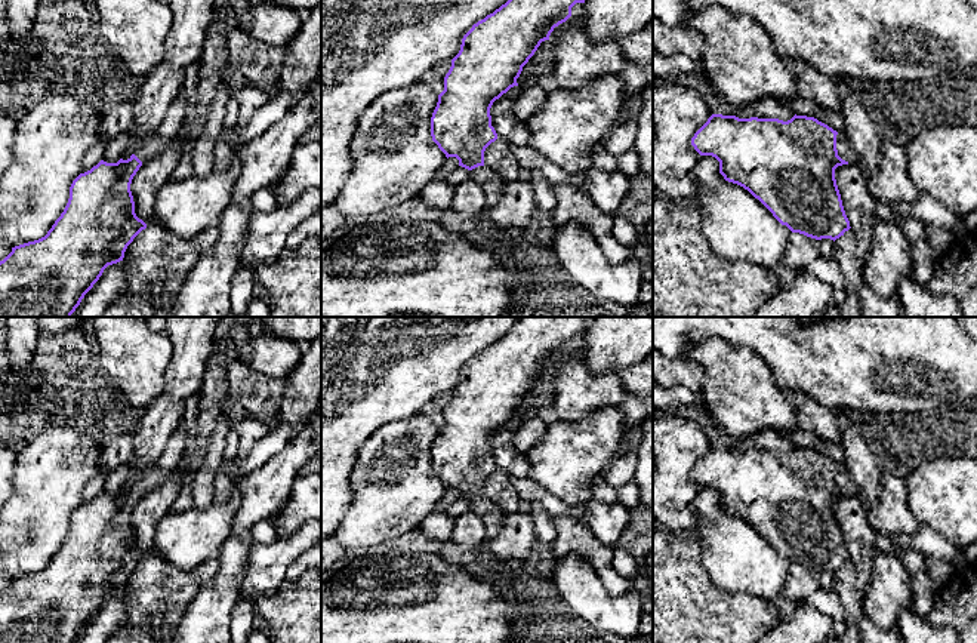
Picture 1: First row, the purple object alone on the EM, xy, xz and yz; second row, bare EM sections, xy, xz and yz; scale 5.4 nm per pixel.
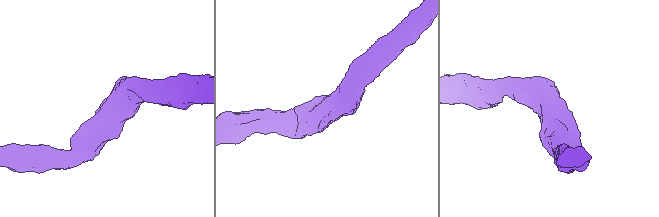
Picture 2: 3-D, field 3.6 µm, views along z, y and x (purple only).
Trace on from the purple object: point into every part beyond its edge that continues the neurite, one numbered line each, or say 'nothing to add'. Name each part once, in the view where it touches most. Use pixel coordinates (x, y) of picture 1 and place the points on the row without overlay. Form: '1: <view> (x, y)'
1: yz (845, 483)

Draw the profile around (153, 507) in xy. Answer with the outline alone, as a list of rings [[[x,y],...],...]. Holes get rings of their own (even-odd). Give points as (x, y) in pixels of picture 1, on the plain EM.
[[[176,467],[158,487],[142,495],[132,511],[130,523],[135,533],[135,545],[147,557],[154,548],[157,524],[170,513],[170,507],[181,489],[184,471]]]

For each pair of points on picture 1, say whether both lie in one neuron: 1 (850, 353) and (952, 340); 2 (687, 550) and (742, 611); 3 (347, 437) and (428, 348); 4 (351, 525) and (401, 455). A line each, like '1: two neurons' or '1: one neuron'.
1: one neuron
2: one neuron
3: one neuron
4: one neuron

